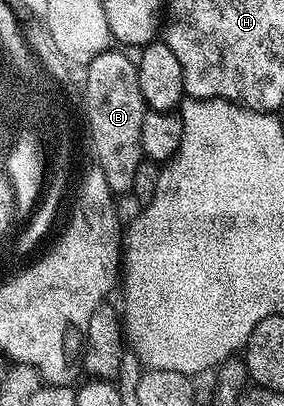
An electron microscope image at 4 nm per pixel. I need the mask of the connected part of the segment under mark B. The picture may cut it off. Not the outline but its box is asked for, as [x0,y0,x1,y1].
[81,47,148,195]

